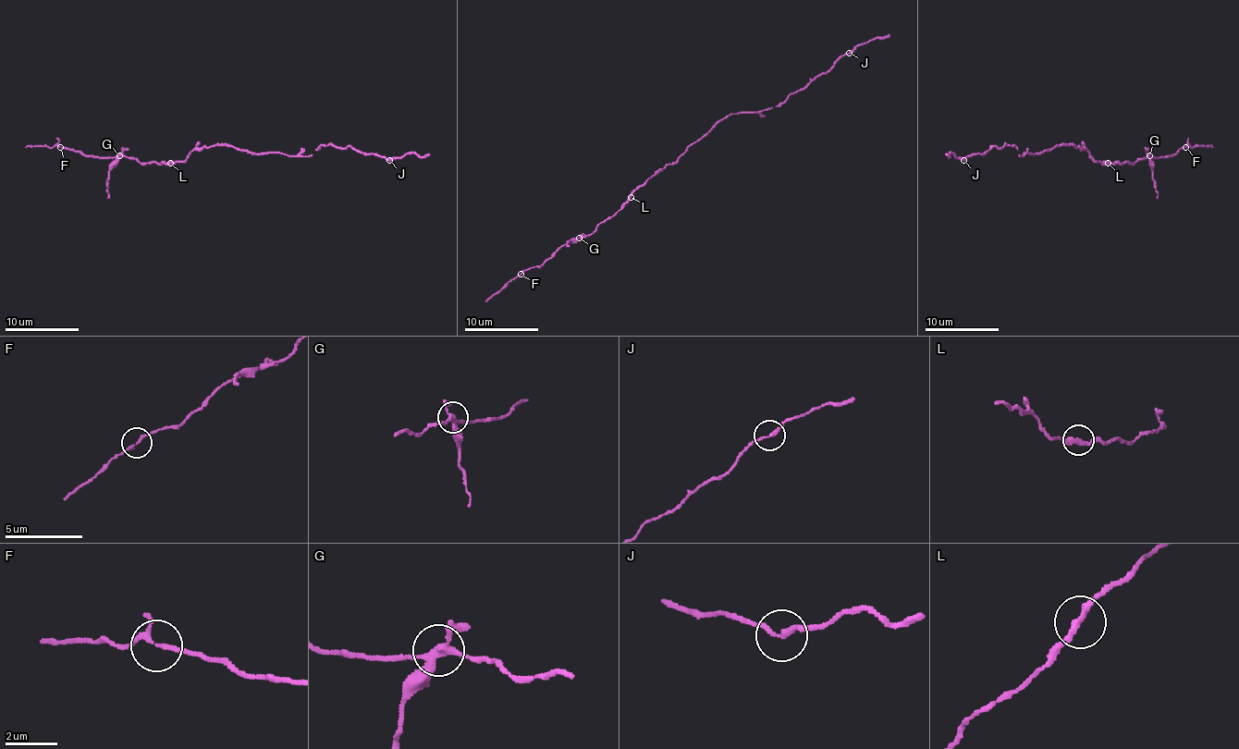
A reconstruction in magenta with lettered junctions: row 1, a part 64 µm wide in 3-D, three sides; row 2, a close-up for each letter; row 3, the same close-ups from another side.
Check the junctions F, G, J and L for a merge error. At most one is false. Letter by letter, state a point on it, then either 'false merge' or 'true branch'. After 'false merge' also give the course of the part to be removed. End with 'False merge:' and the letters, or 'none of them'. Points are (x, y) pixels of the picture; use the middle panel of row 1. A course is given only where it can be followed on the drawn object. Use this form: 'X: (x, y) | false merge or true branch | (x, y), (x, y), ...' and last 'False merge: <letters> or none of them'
F: (521, 274) | true branch
G: (579, 238) | false merge | (579, 238), (570, 241), (568, 247), (570, 245)
J: (849, 53) | true branch
L: (631, 197) | true branch
False merge: G

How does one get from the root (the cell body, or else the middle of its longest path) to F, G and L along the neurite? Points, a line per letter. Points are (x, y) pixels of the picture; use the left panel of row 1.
F: (224, 146), (196, 148), (183, 161), (174, 163), (86, 157), (80, 152), (60, 148)
G: (224, 146), (216, 144), (211, 148), (196, 148), (183, 161), (174, 163), (141, 163), (118, 155)
L: (224, 146), (216, 144), (211, 148), (196, 148), (183, 161), (170, 163)

